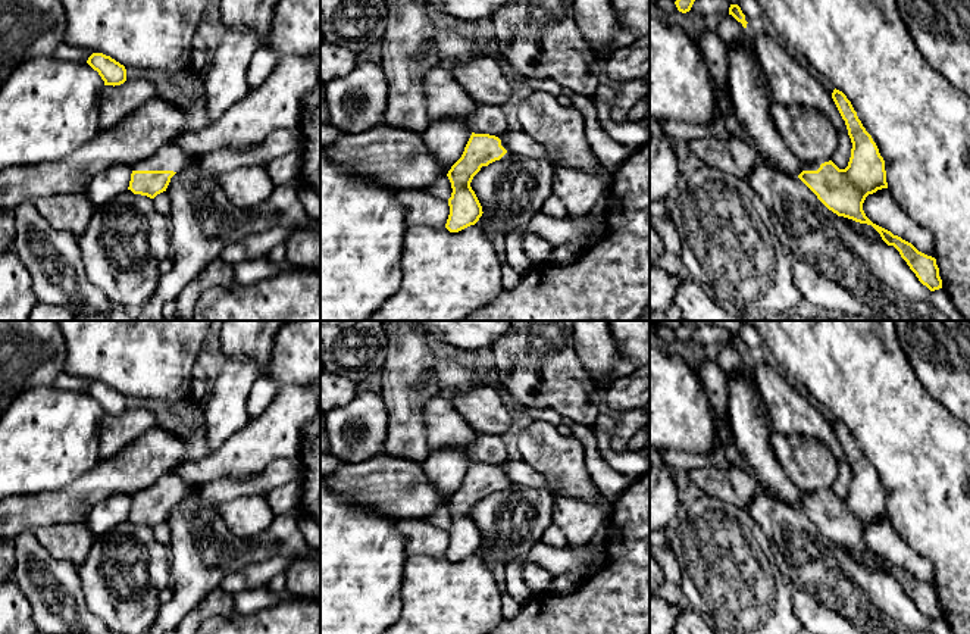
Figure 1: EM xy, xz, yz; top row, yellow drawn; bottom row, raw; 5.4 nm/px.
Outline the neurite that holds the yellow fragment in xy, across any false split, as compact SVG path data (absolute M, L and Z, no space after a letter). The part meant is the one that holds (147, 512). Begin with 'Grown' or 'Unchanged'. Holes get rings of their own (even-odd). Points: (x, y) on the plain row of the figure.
Grown. M175 472L166 474L153 485L132 494L128 519L154 528L166 521L170 507L184 500L195 485L195 481L185 480Z

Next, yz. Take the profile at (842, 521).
Grown. M833 419L832 428L845 450L852 472L845 499L830 488L805 493L798 507L838 546L872 555L888 575L894 575L919 610L930 621L942 618L936 588L919 581L911 572L873 553L863 540L869 524L888 518L885 490L872 465L866 460L847 425Z

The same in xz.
Grown. M472 462L461 487L451 496L447 506L451 512L448 528L450 544L445 558L459 562L475 555L482 546L482 535L470 516L473 506L492 491L510 487L503 465Z

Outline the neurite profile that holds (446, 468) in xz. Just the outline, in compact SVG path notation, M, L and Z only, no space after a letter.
M441 447L429 452L422 468L431 485L450 500L461 487L472 462L470 455L459 447Z

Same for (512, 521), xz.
M516 482L481 499L470 515L484 541L476 555L497 552L506 562L523 558L550 527L554 499L550 490Z

